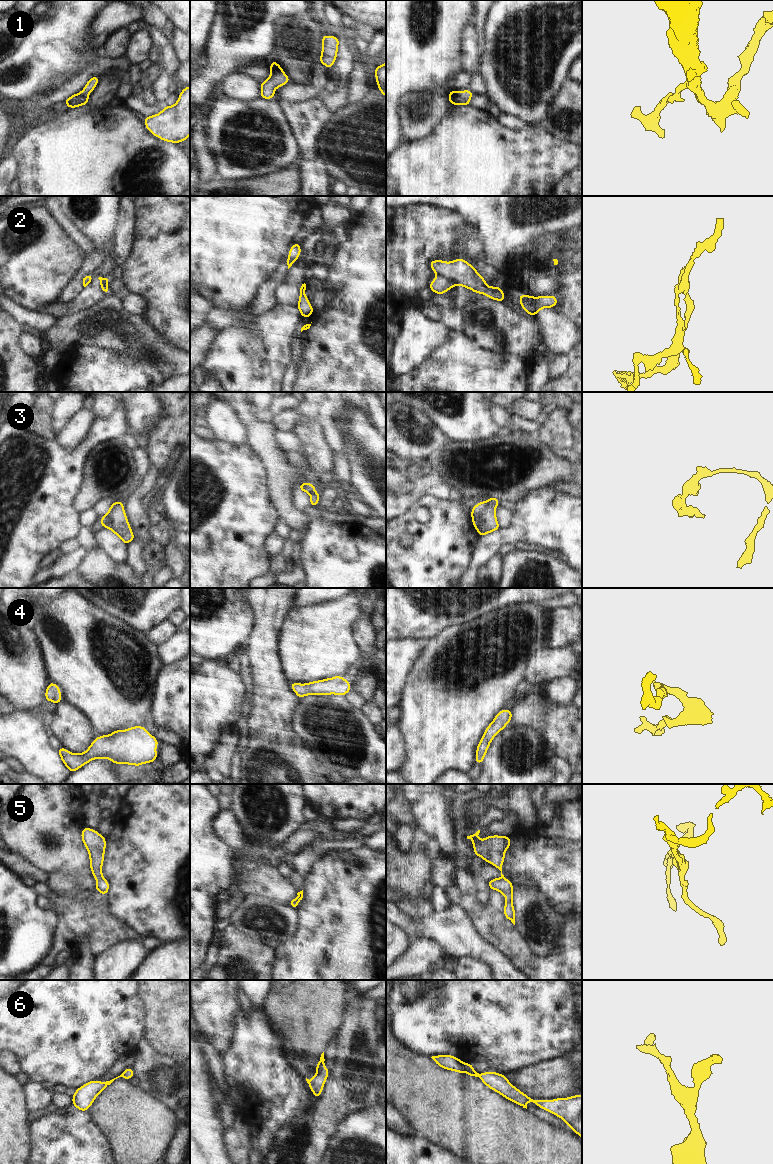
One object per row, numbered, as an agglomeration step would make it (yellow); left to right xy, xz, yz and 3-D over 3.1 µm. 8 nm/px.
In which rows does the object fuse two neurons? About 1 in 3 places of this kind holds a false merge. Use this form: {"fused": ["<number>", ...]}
{"fused": []}

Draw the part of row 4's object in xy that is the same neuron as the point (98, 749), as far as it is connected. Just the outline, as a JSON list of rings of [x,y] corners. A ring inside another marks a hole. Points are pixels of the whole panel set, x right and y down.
[[[144,726],[116,730],[110,735],[96,737],[88,749],[80,754],[60,747],[58,753],[72,773],[94,759],[110,759],[113,764],[141,764],[157,761],[156,746],[160,742]]]

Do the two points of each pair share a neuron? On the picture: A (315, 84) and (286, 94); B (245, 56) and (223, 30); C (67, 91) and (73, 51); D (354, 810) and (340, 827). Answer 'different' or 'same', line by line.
A: same
B: same
C: different
D: different

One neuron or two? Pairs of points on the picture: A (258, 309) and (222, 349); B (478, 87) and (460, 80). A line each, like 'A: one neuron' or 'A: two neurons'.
A: two neurons
B: one neuron

